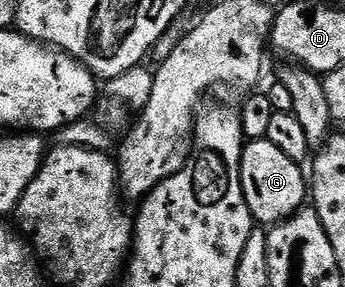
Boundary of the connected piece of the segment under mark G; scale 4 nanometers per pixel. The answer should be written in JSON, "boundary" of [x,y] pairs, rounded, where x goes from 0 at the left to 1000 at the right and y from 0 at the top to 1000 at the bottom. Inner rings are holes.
{"boundary":[[[725,488],[704,505],[696,627],[707,697],[739,777],[771,794],[800,787],[890,714],[893,620],[875,610],[875,589],[867,568],[835,557],[835,544],[823,544],[800,502],[768,488]]]}

